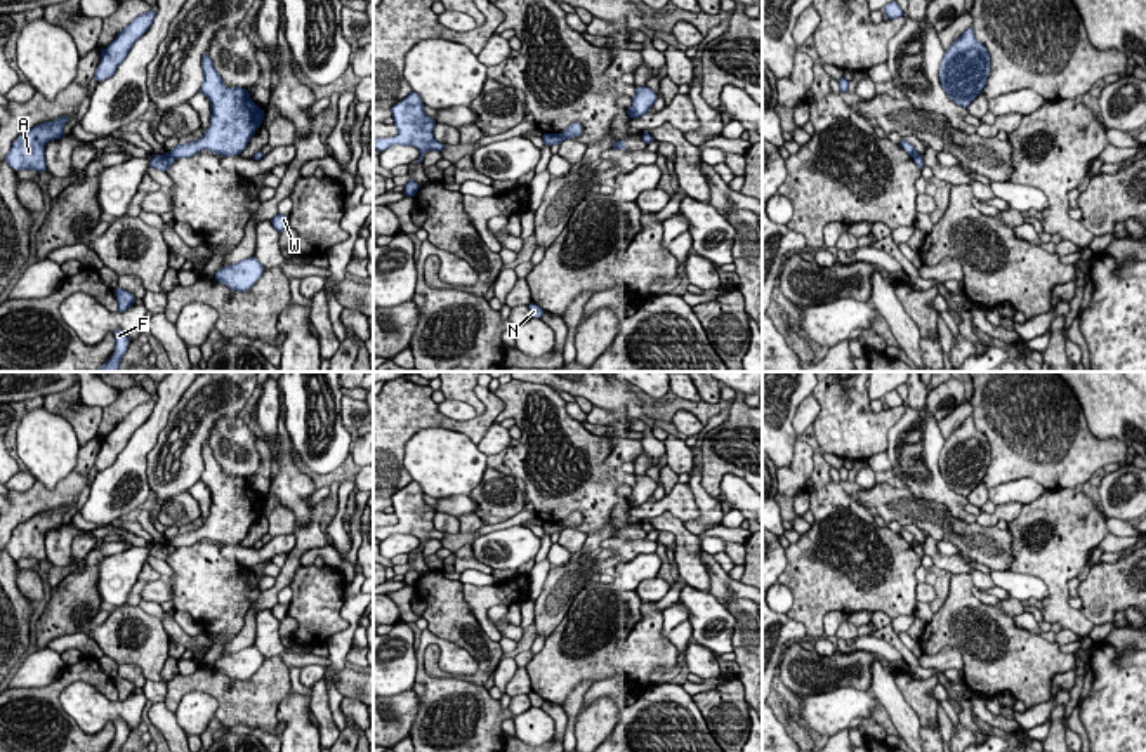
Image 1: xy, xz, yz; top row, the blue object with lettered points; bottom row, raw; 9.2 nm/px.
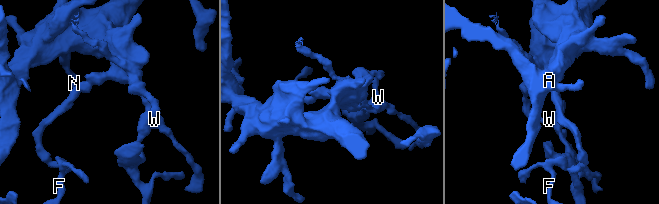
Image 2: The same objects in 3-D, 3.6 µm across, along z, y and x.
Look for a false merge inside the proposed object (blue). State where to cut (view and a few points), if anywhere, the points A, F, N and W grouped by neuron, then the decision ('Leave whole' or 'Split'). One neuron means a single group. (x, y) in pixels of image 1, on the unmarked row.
Split along xy (167, 542), (176, 547). Groups: A N W / F. Split

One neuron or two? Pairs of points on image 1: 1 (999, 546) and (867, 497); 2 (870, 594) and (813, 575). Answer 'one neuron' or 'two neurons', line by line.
1: one neuron
2: one neuron

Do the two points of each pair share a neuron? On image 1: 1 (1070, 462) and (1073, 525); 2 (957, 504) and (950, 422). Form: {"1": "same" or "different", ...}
{"1": "different", "2": "different"}

